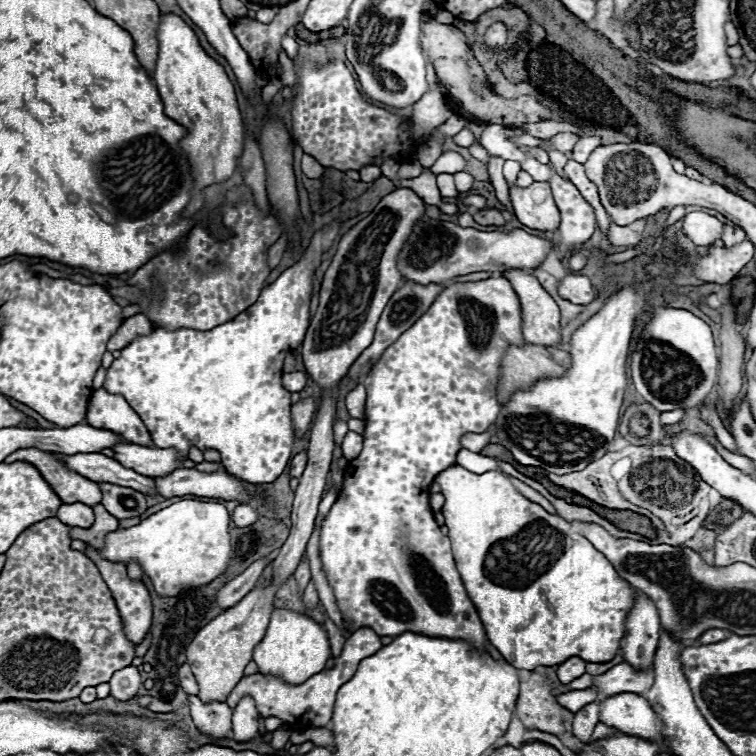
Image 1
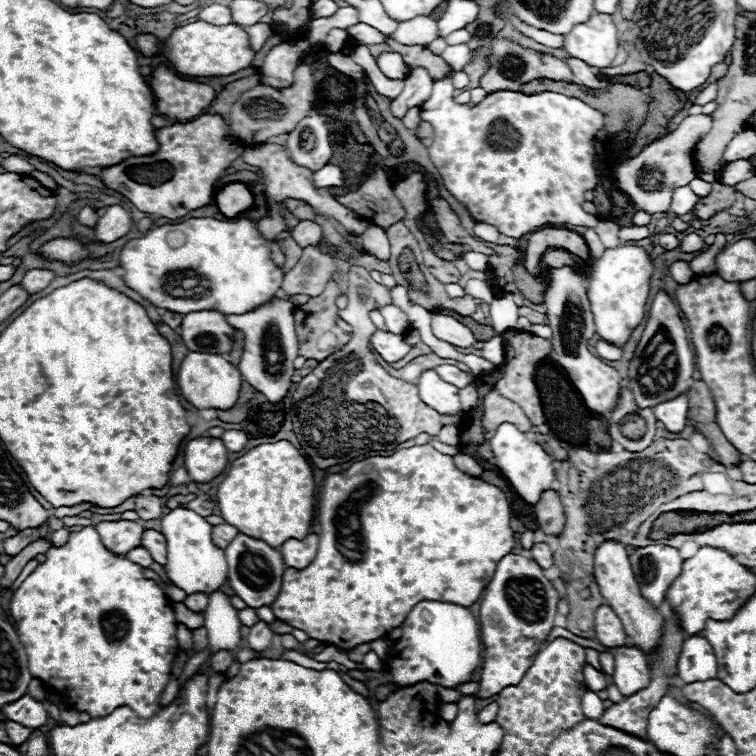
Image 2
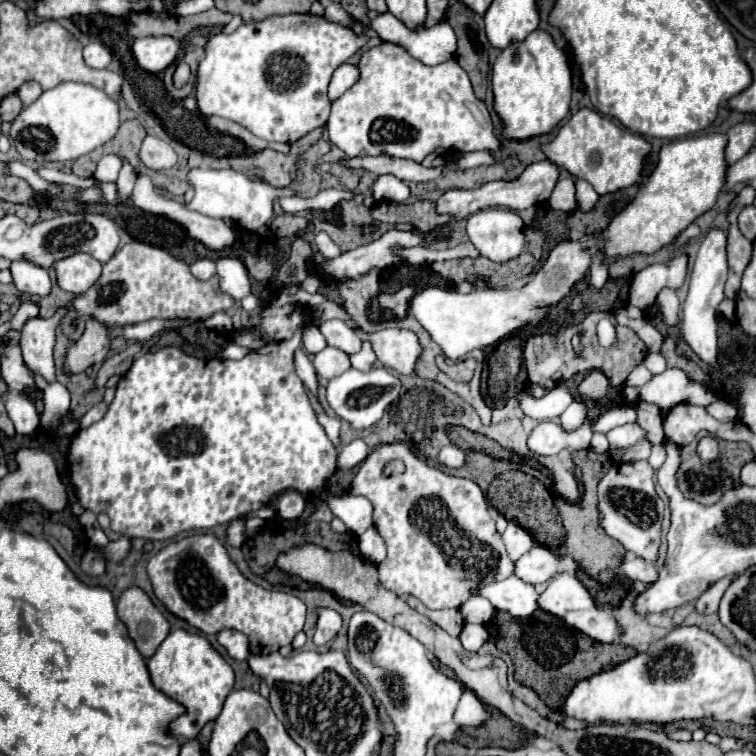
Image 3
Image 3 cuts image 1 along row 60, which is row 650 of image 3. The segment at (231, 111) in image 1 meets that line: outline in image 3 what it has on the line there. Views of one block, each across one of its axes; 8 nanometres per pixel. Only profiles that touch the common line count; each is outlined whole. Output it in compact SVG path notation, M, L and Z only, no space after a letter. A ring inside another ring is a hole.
M182 628L170 632L158 646L156 654L148 658L148 670L152 676L152 684L160 692L186 706L186 714L170 724L170 732L176 738L184 740L194 740L200 736L202 728L218 716L226 696L234 688L232 666L212 648L212 644L204 636L192 634Z

